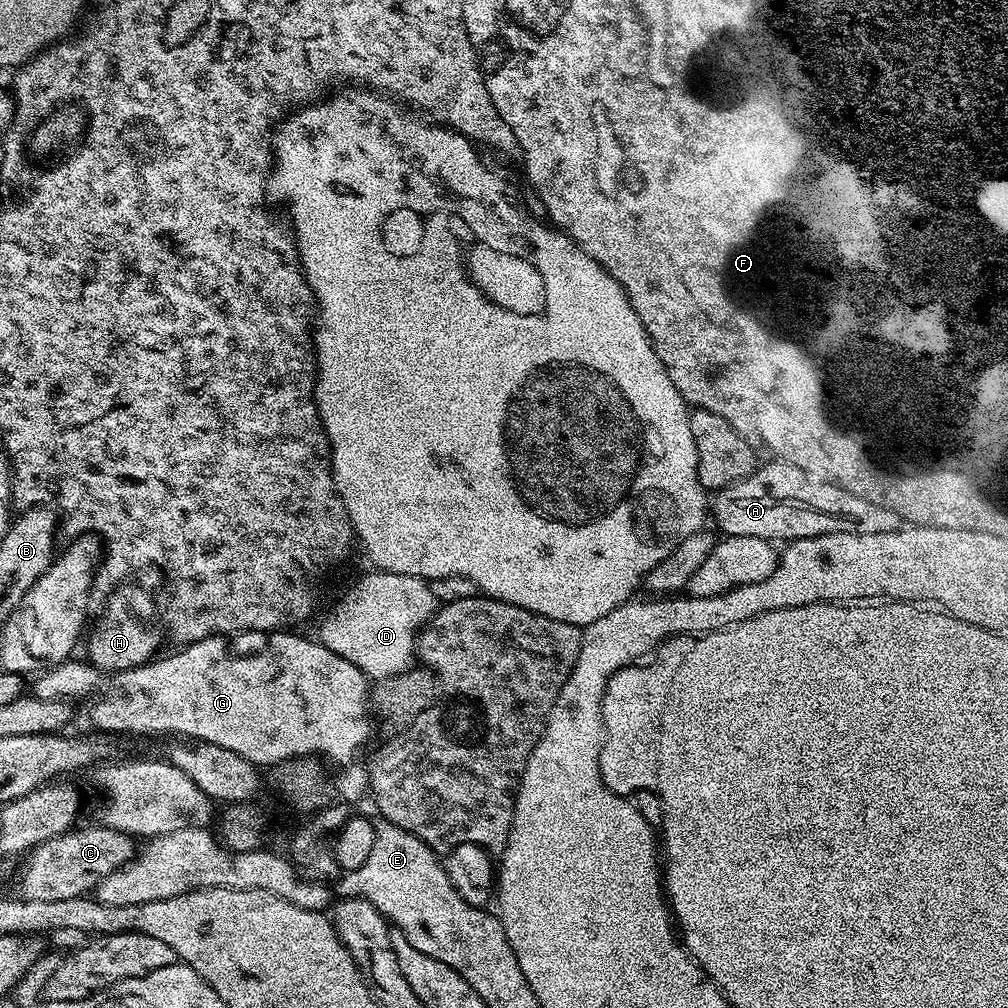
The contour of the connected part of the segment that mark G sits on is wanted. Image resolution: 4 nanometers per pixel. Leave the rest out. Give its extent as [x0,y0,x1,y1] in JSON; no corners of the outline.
[34,630,372,802]

